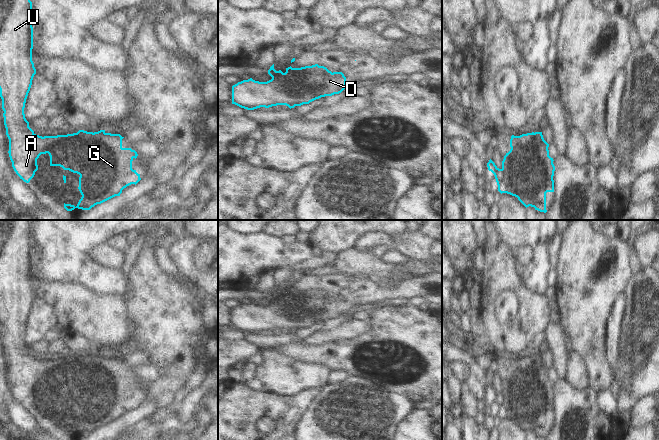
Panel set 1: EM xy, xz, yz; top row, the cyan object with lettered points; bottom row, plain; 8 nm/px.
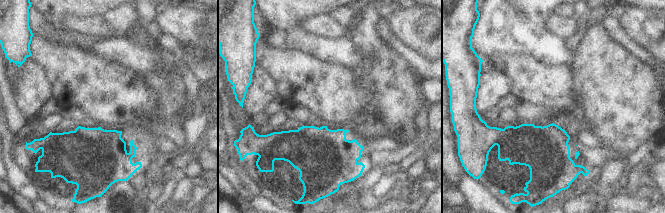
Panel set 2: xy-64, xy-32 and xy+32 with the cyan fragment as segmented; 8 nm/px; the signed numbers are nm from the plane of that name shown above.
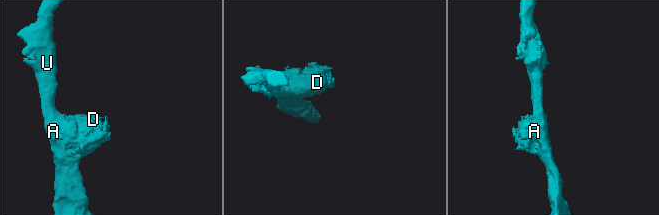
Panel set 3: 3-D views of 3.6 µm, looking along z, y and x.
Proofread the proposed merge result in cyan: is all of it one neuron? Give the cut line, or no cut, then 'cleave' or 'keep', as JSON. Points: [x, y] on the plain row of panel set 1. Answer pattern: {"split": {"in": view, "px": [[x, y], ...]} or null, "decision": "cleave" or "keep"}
{"split": null, "decision": "keep"}

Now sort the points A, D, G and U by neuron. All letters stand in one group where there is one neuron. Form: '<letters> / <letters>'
A D G U

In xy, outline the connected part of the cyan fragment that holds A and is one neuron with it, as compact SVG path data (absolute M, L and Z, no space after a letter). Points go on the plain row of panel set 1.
M0 220L0 321L2 323L2 333L4 335L4 349L6 359L9 363L9 381L16 398L24 406L29 407L38 394L37 383L41 378L48 377L50 380L50 390L60 390L64 394L69 394L80 399L79 415L82 419L77 430L65 428L67 435L75 432L90 434L97 428L101 428L115 420L120 420L122 414L131 408L137 408L141 402L136 394L132 393L132 385L138 378L131 372L122 371L122 361L120 358L106 357L105 354L98 356L87 356L79 354L77 357L57 360L39 360L29 351L29 346L25 342L24 332L32 304L36 298L36 293L32 285L33 273L33 251L30 246L32 236L32 226L28 220Z

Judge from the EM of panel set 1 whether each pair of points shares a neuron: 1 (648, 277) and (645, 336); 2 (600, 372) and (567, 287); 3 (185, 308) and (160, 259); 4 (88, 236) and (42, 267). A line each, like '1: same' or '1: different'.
1: same
2: same
3: different
4: same

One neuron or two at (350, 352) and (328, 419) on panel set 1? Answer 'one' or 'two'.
two

